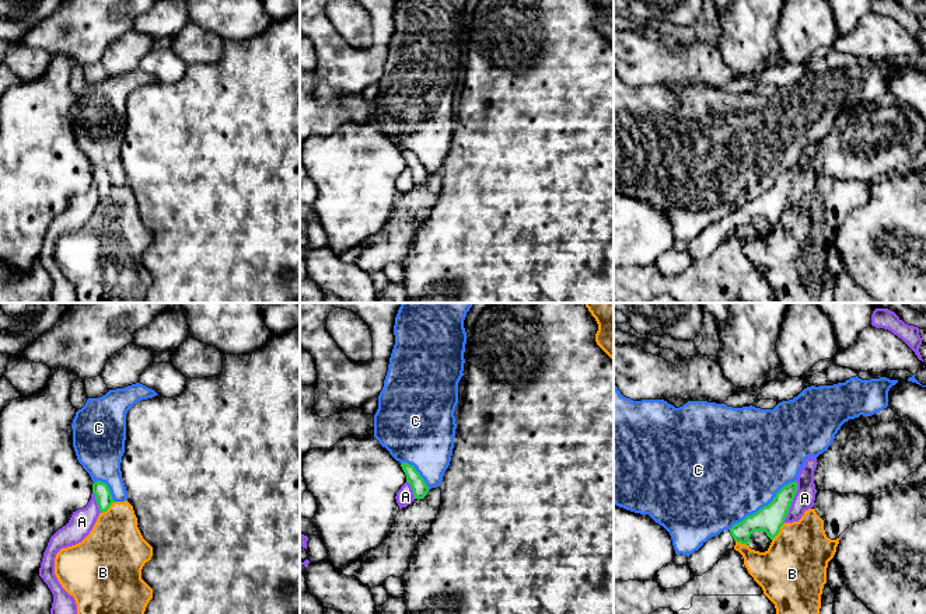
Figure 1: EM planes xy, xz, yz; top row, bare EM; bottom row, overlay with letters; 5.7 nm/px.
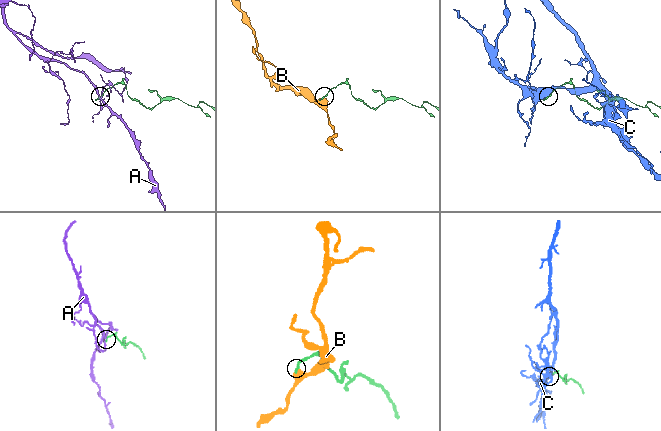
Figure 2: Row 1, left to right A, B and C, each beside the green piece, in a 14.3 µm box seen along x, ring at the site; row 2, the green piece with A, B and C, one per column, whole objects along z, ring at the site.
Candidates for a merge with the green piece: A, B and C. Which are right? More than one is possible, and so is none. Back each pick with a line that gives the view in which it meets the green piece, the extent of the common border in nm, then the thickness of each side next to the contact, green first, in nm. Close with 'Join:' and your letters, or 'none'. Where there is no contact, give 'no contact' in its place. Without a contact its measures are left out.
Join: none

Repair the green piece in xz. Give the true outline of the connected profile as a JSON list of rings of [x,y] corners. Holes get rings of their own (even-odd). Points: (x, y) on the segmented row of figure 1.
[[[402,463],[401,467],[406,475],[406,481],[410,484],[413,489],[415,499],[423,499],[429,492],[429,486],[426,485],[424,479],[415,470],[413,465]]]

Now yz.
[[[796,481],[785,485],[768,506],[747,516],[730,530],[724,530],[703,543],[698,551],[688,557],[688,566],[693,576],[702,576],[710,571],[727,551],[734,548],[737,543],[748,545],[749,537],[755,531],[765,531],[766,535],[773,540],[785,524],[785,519],[796,492]]]

